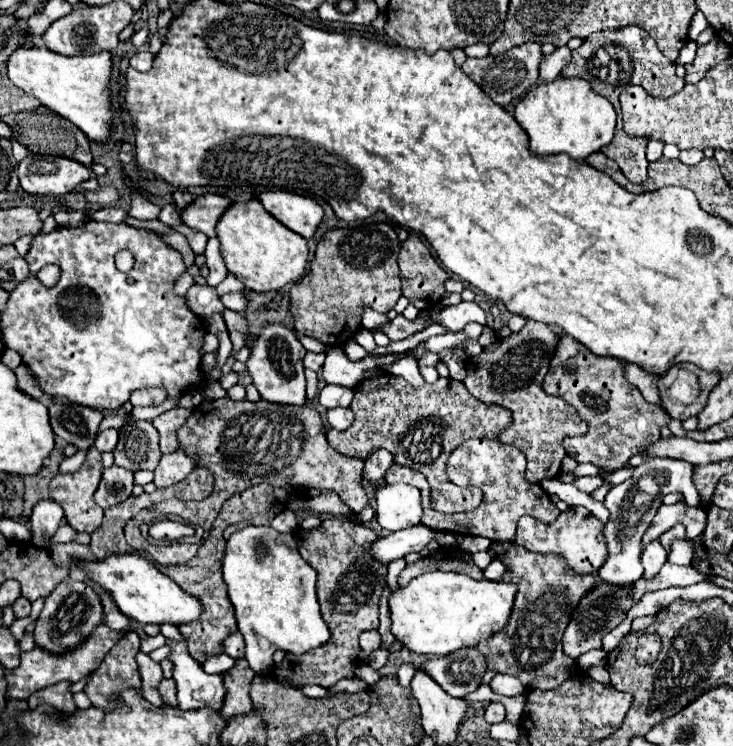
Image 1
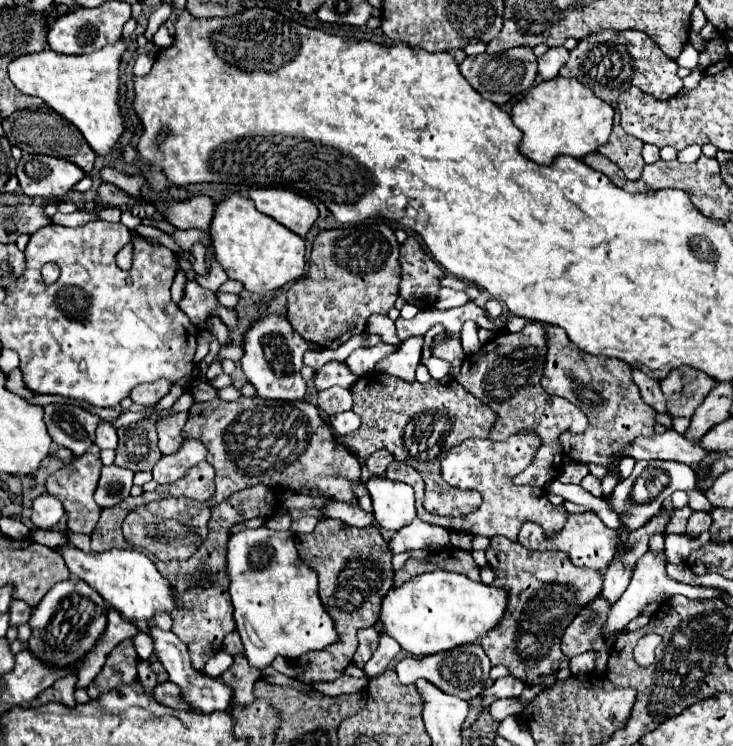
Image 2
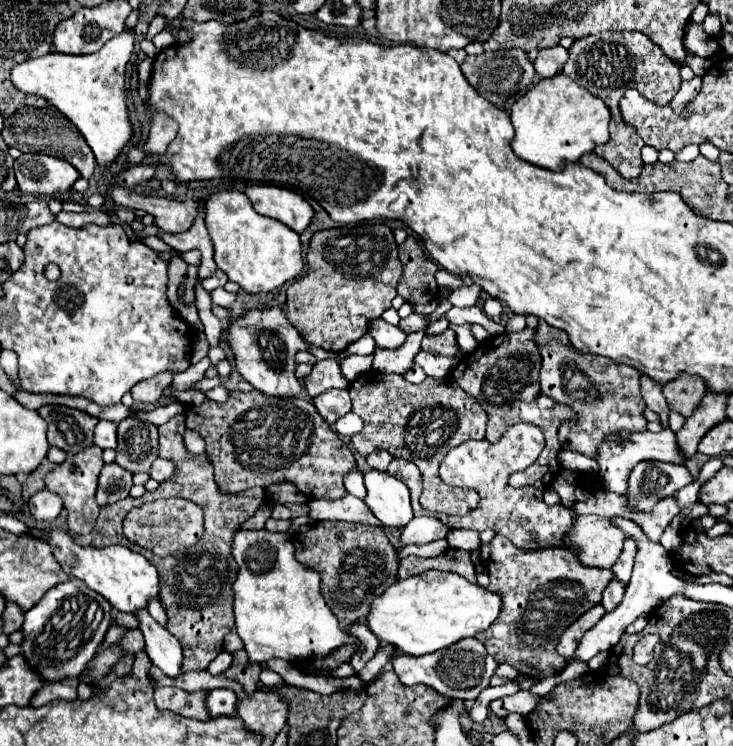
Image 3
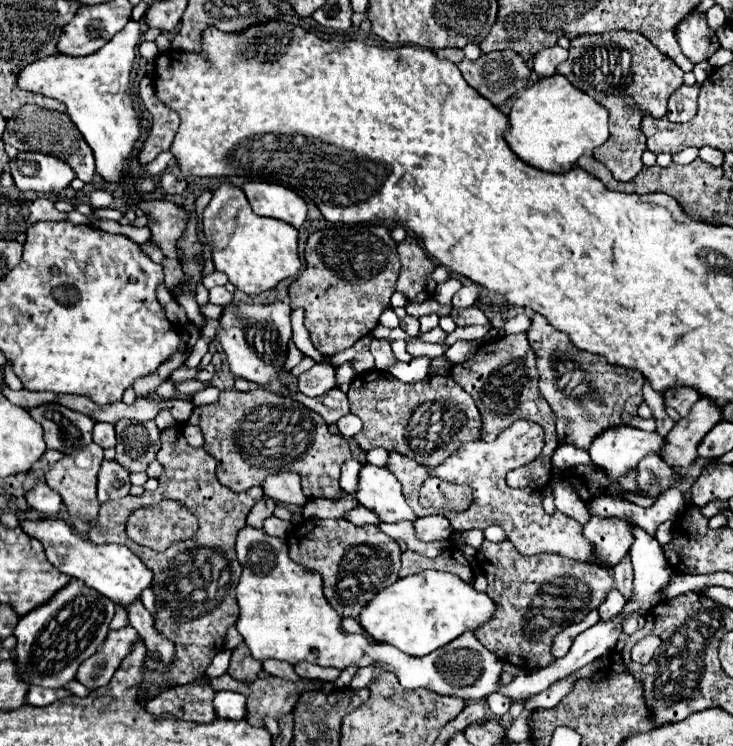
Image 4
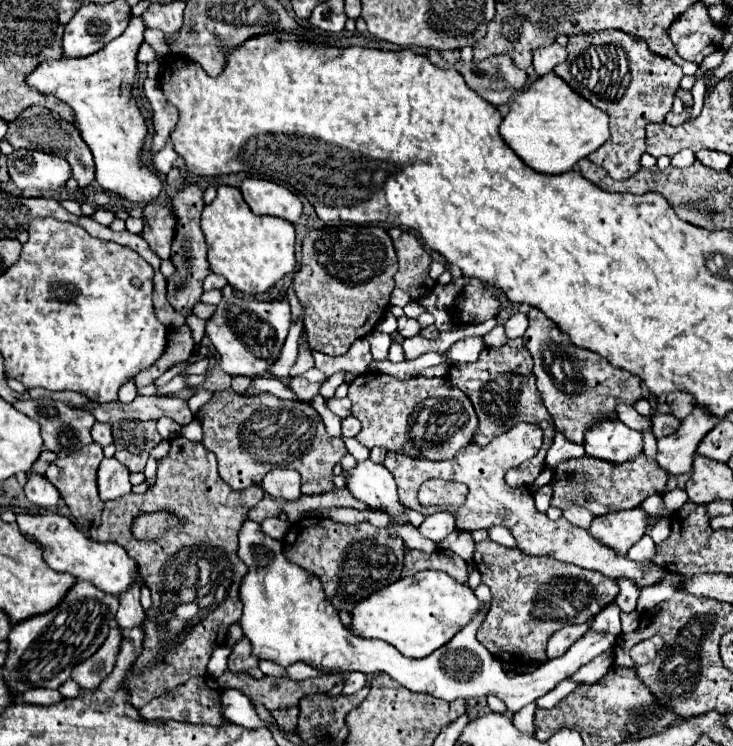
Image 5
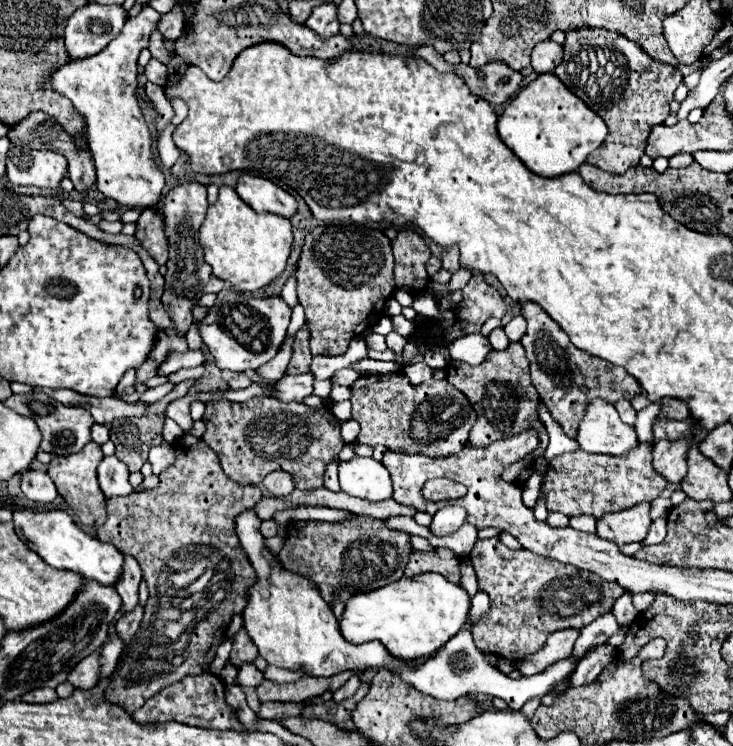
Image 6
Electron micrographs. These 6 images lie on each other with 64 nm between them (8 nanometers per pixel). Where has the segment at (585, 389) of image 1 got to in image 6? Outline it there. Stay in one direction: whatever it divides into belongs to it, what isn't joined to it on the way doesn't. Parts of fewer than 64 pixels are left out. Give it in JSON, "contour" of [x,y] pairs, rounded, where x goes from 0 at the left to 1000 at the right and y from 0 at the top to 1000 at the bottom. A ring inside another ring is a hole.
{"contour":[[[715,405],[712,424],[720,432],[720,442],[712,450],[712,464],[726,488],[726,515],[734,523],[739,542],[750,550],[753,560],[778,587],[786,587],[789,568],[805,536],[821,534],[832,542],[840,542],[843,536],[862,536],[876,525],[870,509],[851,499],[851,493],[840,493],[827,483],[819,483],[816,477],[786,466],[775,456],[775,448],[734,408]],[[794,517],[799,520],[799,525],[794,525]]]}

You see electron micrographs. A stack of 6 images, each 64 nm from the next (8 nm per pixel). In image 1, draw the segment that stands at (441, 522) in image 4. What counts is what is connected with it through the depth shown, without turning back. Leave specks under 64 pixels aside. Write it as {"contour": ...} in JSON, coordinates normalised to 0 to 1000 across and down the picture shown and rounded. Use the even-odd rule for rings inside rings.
{"contour":[[[573,705],[573,708],[543,710],[543,713],[535,713],[529,718],[516,721],[513,727],[508,727],[502,743],[513,753],[529,759],[535,751],[551,748],[559,740],[573,740],[589,721],[595,721],[603,732],[622,732],[622,716],[595,713],[595,710],[581,708],[581,705]]]}

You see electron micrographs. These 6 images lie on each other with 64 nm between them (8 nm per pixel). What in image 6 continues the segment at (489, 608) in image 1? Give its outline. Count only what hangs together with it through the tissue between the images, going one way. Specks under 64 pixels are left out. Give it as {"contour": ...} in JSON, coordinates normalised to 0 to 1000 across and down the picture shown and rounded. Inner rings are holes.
{"contour":[[[578,767],[565,775],[546,775],[524,788],[494,794],[475,804],[464,831],[467,853],[480,863],[518,858],[538,879],[551,885],[584,882],[603,869],[636,836],[644,815],[638,794],[628,783],[606,777],[595,767]]]}

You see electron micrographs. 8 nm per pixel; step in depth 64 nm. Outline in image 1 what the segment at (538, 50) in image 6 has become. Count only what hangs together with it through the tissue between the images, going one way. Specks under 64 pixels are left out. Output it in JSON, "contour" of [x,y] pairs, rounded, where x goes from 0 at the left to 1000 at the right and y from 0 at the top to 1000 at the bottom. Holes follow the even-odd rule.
{"contour":[[[775,62],[759,64],[750,75],[739,78],[739,83],[737,83],[737,107],[739,110],[756,110],[775,83],[778,83],[778,64]]]}

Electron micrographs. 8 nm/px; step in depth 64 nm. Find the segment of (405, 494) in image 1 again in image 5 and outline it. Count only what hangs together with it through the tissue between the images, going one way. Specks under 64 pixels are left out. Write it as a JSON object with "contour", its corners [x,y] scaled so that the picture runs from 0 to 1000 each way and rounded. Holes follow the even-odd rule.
{"contour":[[[508,617],[491,619],[475,635],[475,657],[497,673],[502,681],[518,684],[535,694],[557,692],[565,705],[573,705],[578,692],[557,678],[551,678],[543,668],[543,651],[529,627],[521,622],[508,622]]]}

